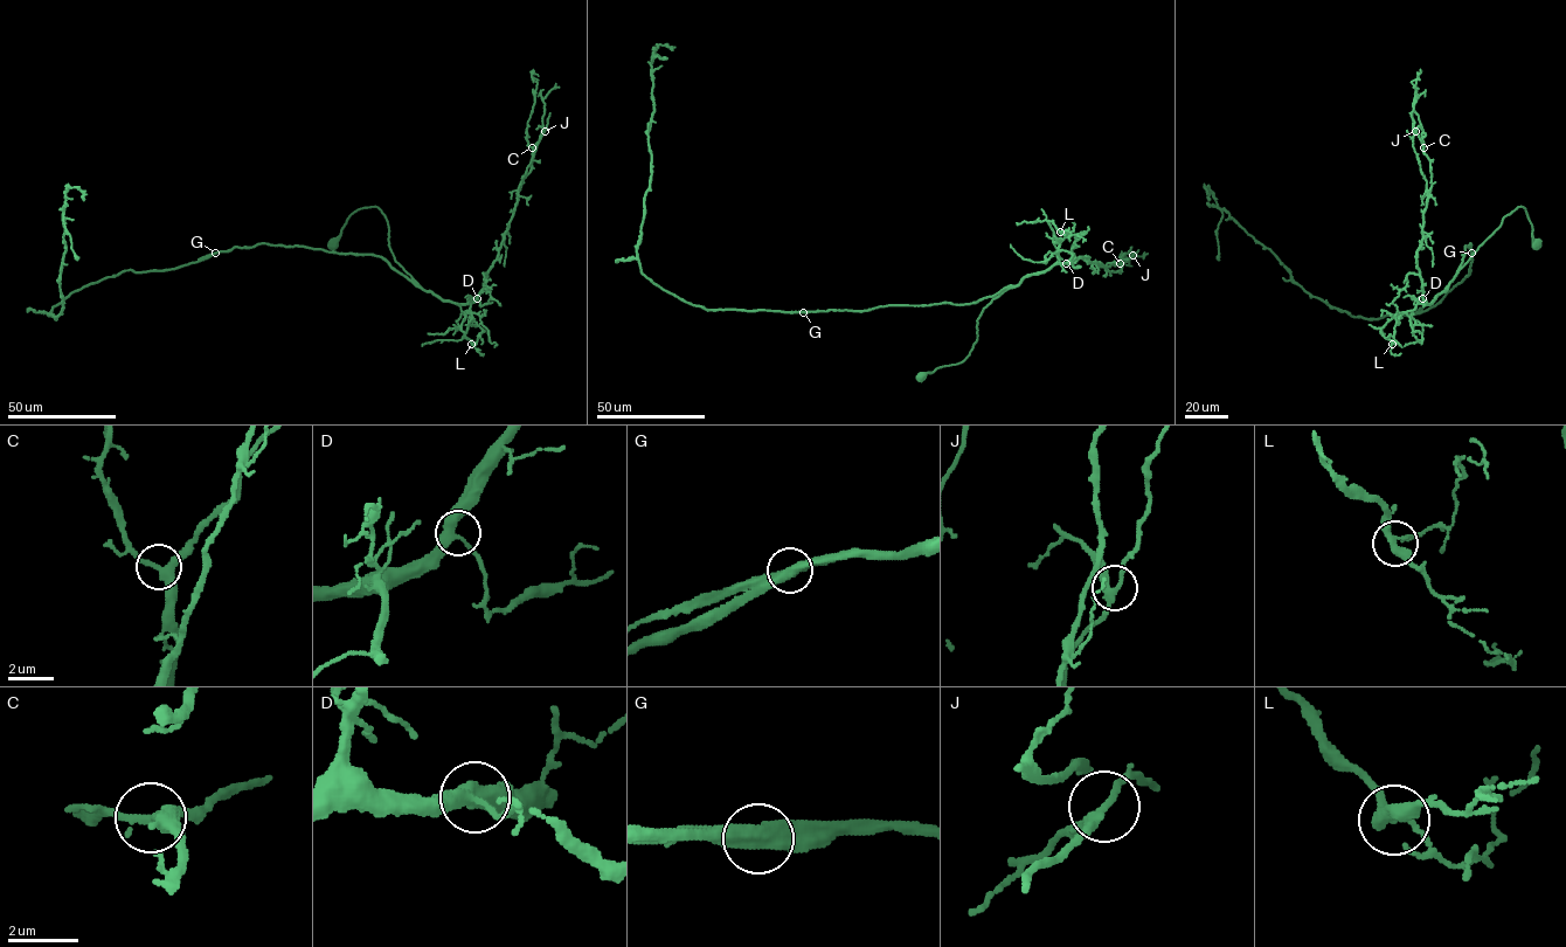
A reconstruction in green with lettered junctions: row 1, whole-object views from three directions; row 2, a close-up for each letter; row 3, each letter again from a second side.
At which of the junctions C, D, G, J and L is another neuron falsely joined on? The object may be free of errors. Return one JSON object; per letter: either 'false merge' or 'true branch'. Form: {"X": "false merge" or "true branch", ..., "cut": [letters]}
{"C": "true branch", "D": "true branch", "G": "false merge", "J": "true branch", "L": "true branch", "cut": ["G"]}

